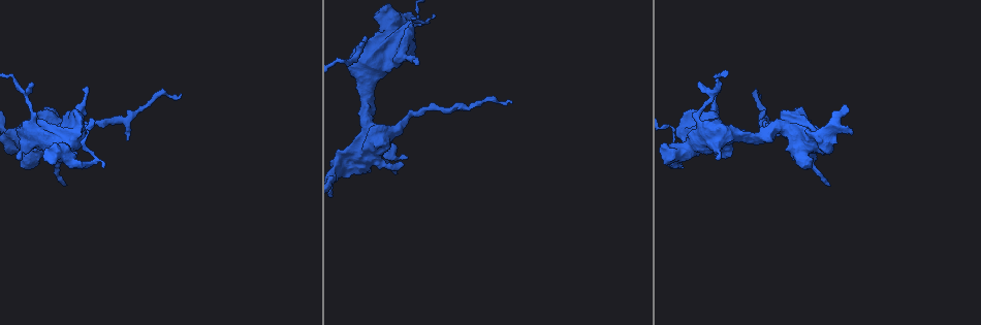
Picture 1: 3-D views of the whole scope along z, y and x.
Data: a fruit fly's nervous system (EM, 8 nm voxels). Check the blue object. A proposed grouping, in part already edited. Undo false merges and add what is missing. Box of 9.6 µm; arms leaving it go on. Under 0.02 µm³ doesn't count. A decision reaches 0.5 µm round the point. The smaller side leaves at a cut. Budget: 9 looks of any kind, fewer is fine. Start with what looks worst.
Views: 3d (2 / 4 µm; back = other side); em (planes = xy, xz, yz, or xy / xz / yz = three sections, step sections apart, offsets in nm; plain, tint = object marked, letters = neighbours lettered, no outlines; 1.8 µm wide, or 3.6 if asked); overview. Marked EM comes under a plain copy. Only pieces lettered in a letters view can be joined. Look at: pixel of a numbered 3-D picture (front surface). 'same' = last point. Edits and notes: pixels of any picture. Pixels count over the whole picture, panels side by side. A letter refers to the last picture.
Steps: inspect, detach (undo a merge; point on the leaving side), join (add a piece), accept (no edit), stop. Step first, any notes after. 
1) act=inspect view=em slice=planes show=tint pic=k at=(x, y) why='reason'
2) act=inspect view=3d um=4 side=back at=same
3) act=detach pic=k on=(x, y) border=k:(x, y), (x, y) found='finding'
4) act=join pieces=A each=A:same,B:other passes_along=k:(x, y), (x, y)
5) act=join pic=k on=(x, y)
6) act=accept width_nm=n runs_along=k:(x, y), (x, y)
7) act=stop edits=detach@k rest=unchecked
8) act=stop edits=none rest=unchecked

act=inspect view=em slice=planes show=letters pic=1 at=(416, 25)

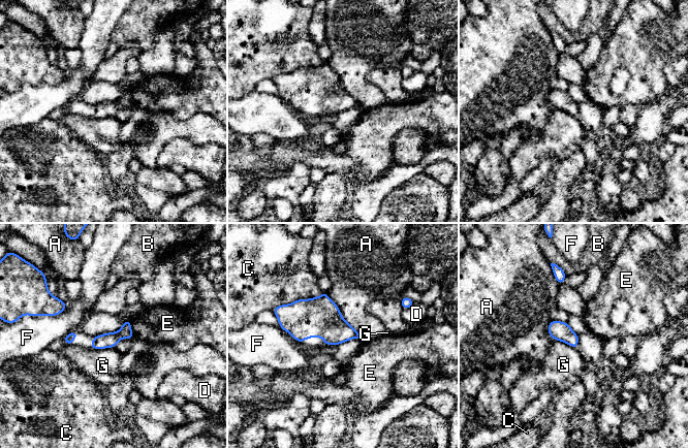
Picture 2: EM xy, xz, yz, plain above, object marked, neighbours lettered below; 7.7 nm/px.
act=accept each=A:other,B:other,C:other,D:other,E:other,F:other,G:other border=2:(91, 347), (97, 349), (113, 348) found='all the same neuron'

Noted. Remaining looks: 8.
act=inspect view=3d um=2 pic=1 at=(86, 89) why='an open end'

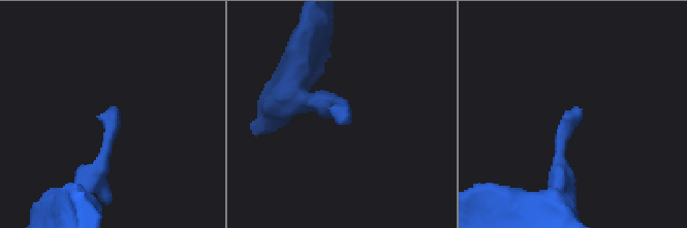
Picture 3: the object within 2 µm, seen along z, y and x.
act=inspect view=em um=3.6 slice=xy step=16 show=tint pic=3 at=(579, 109) why='shape alone is not enough'

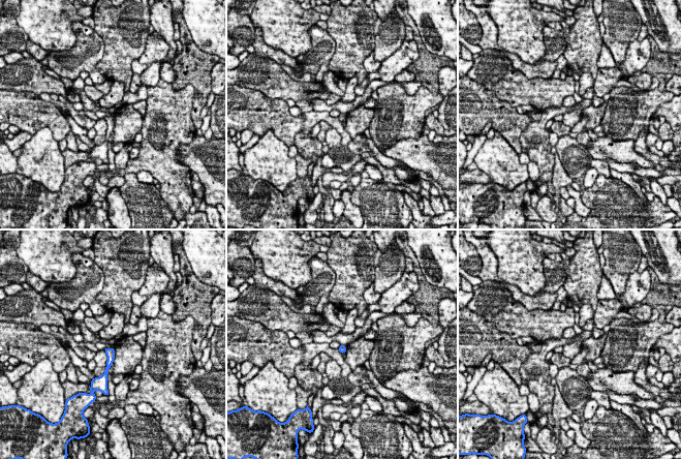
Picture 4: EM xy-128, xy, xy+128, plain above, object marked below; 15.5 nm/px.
act=inspect view=em um=3.6 slice=xz step=16 show=letters at=same why='another direction'

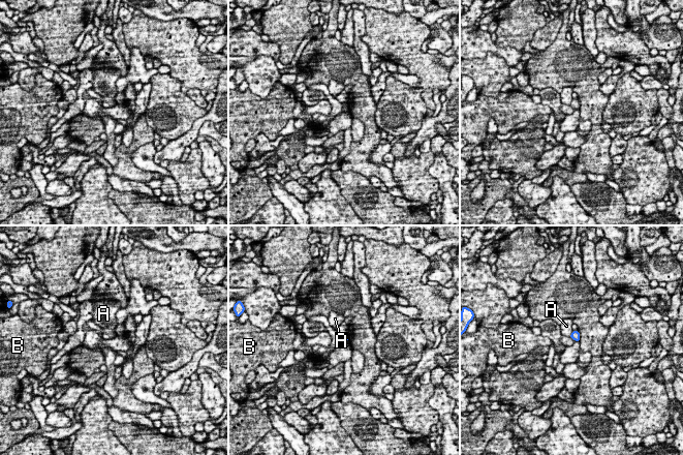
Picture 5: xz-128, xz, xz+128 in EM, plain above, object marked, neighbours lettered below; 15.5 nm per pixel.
act=accept each=A:other,B:other border=5:(569, 337), (575, 341) found='no lettered piece goes on from it'

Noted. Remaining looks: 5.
act=inspect view=em um=3.6 slice=xy step=4 show=tint pic=1 at=(352, 162) why='thick turns thin'

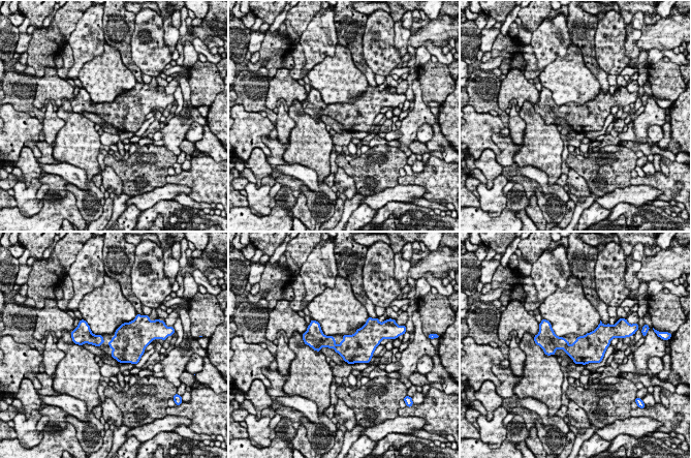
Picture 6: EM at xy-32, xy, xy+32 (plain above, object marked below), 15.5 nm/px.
act=inspect view=em um=3.6 slice=xy step=4 show=letters at=same

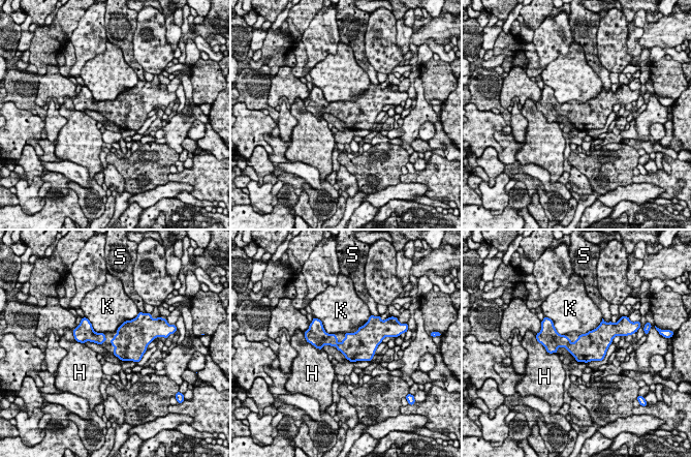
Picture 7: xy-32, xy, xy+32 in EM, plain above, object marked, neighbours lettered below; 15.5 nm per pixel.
act=accept longest_contact=K:460nm each=H:other,K:other,S:other found='one neuron here'

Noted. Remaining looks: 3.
act=inspect view=3d um=2 pic=1 at=(512, 101) why='tapers out'

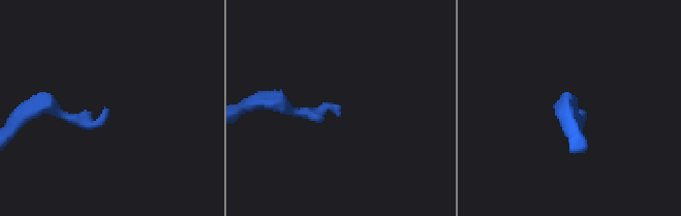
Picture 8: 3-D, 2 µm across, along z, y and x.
act=inspect view=em slice=planes show=letters pic=8 at=(584, 110) why='need the tissue'

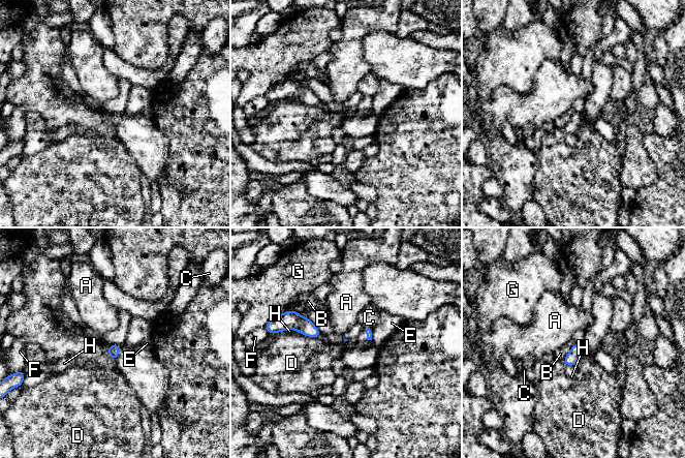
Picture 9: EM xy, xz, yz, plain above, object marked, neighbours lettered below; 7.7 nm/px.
act=accept each=A:other,B:other,C:other,D:other,E:other,F:other,G:other,H:other found='none of them fits'

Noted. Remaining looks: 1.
act=stop edits=none rest=unchecked

